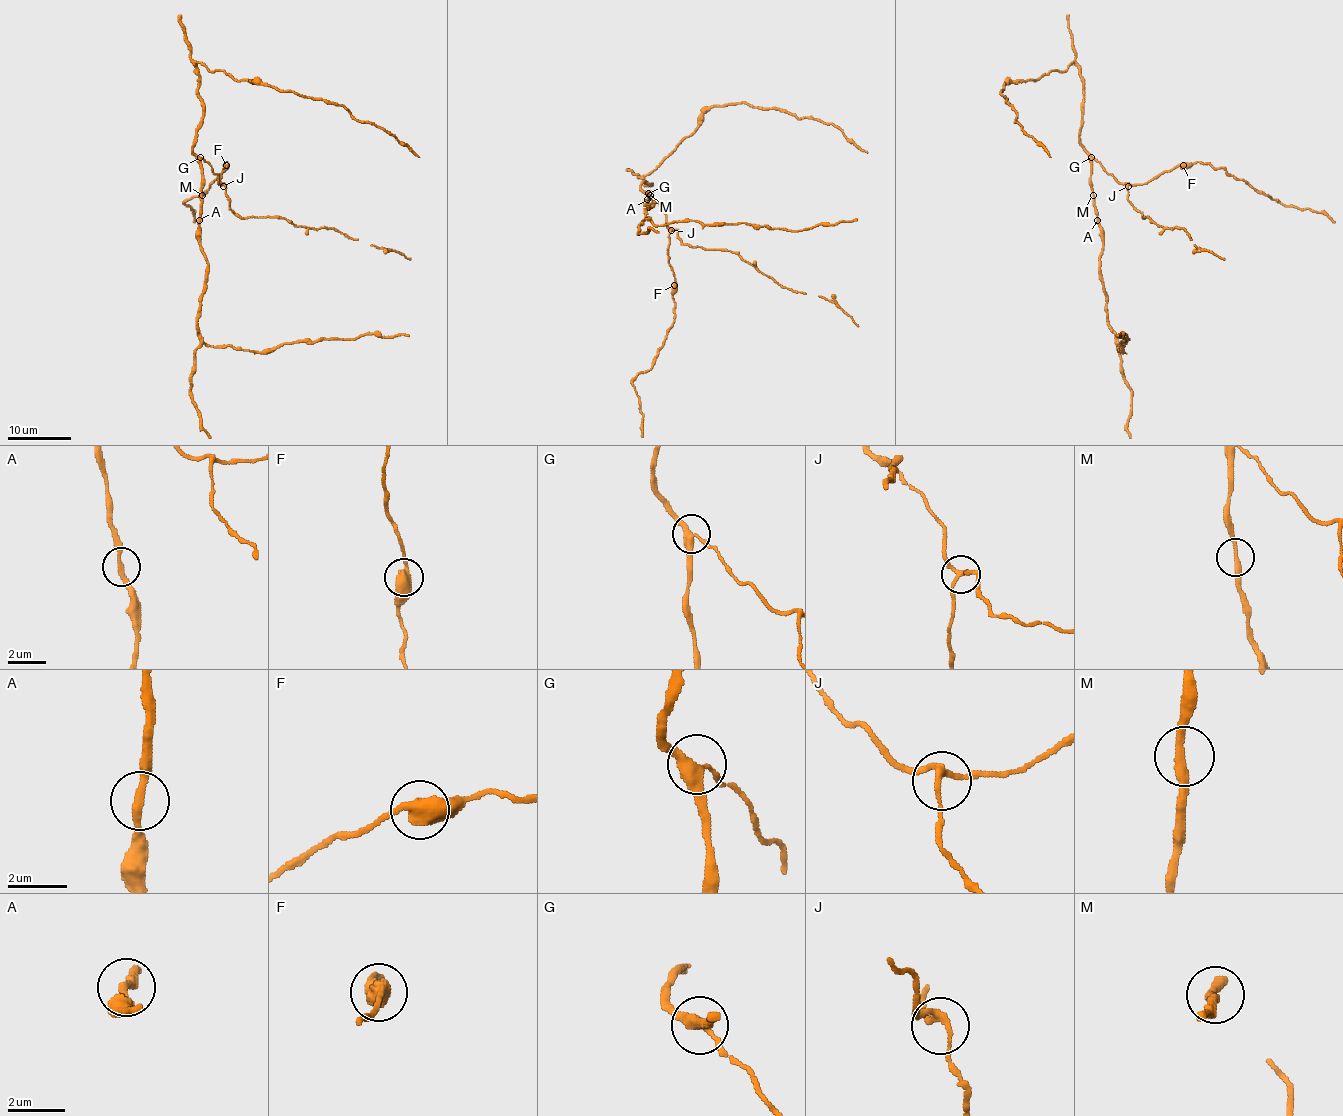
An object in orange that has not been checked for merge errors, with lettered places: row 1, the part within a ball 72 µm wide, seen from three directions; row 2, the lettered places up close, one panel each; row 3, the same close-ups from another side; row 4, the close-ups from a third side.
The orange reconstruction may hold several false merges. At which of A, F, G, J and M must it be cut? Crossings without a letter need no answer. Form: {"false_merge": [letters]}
{"false_merge": []}

